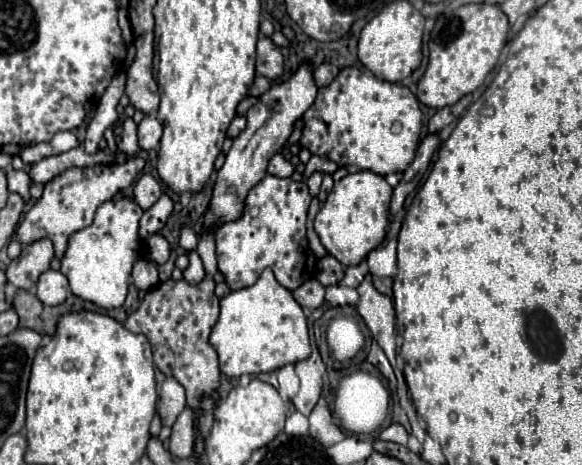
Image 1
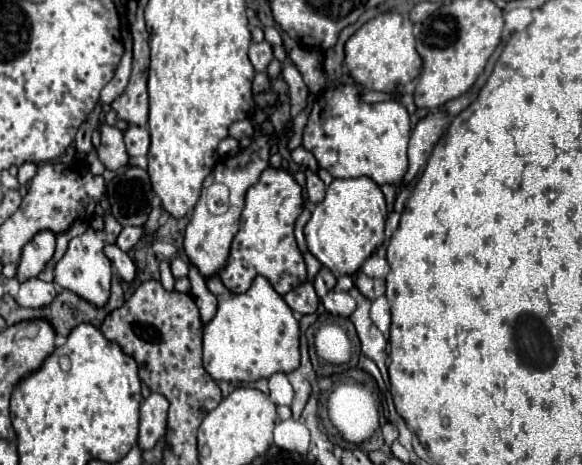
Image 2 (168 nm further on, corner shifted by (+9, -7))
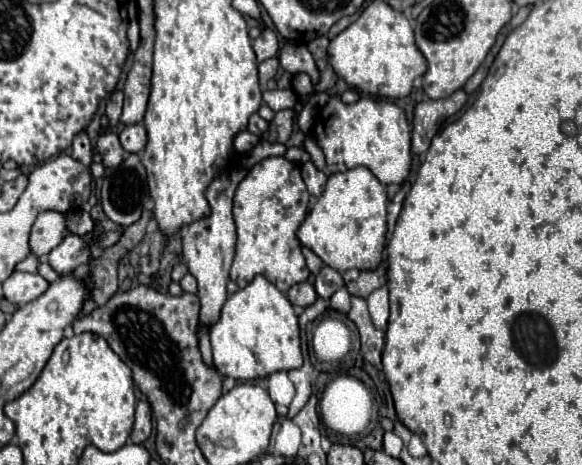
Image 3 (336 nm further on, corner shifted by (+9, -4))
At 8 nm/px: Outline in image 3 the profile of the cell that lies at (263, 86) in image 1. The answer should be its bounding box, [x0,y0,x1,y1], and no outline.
[258,58,278,90]

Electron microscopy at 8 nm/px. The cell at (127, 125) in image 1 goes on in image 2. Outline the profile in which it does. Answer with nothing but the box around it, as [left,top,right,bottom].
[98,121,130,171]

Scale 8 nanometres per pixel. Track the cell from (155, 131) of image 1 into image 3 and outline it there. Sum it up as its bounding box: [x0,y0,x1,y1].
[120,124,148,154]

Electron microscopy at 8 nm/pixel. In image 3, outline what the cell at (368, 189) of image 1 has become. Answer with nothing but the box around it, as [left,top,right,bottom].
[298,168,387,274]

